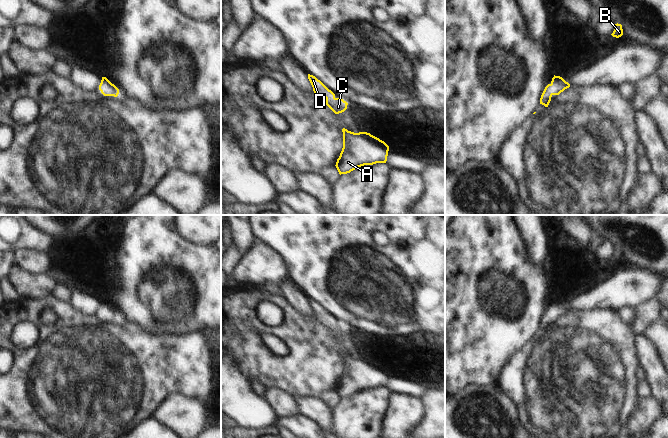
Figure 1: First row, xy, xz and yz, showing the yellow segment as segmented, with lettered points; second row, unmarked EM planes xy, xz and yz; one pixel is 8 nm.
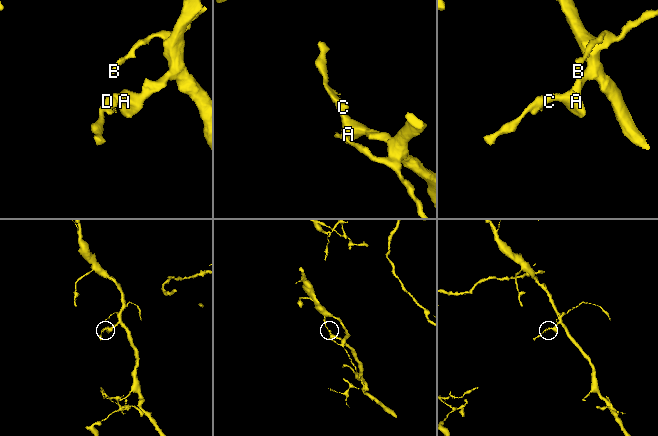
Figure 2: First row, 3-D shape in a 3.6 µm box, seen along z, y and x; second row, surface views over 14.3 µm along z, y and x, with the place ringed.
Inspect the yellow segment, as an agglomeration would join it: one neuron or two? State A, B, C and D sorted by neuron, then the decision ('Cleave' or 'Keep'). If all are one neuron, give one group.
Groups: A B C D. Keep

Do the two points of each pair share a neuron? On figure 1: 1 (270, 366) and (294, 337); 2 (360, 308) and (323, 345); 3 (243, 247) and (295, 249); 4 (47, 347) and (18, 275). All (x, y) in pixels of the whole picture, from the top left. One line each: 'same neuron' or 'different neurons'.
1: same neuron
2: different neurons
3: different neurons
4: different neurons

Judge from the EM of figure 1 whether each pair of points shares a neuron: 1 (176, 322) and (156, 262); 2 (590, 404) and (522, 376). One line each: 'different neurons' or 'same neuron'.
1: same neuron
2: same neuron

